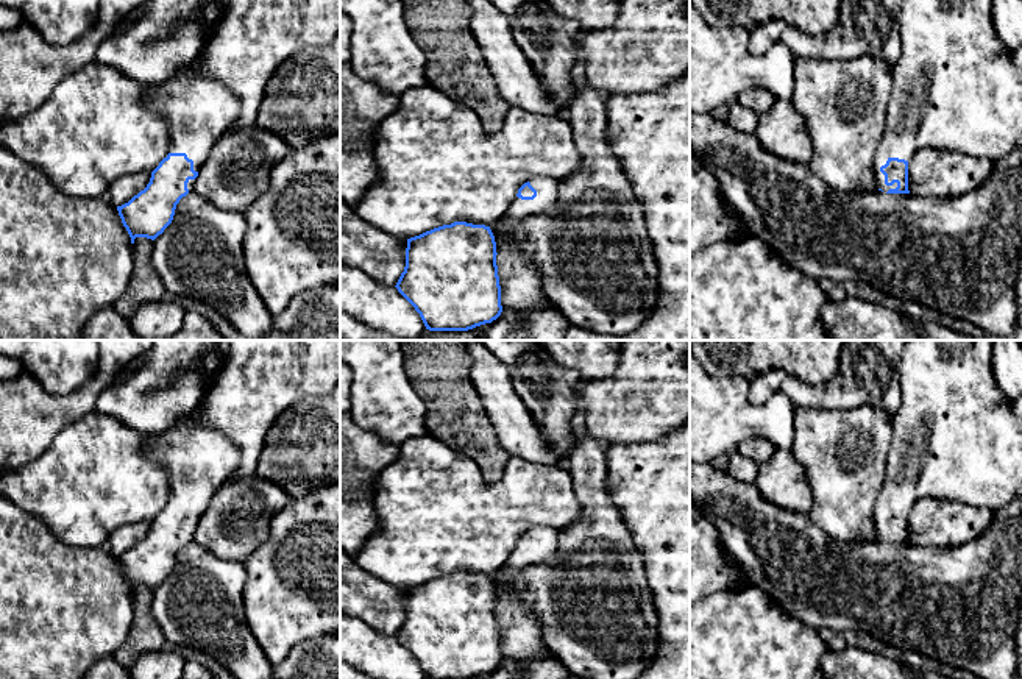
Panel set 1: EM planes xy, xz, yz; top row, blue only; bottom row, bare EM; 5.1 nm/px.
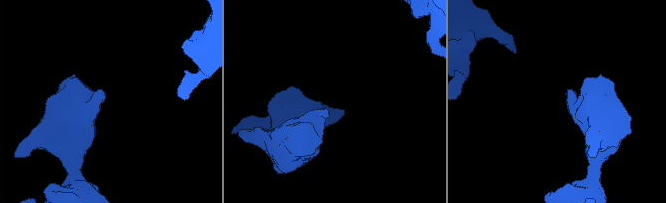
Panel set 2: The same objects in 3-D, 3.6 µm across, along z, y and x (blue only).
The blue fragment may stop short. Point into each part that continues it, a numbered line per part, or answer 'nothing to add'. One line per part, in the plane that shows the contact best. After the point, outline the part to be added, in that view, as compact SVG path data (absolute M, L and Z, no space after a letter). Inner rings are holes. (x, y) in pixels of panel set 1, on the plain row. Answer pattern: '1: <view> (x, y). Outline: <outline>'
1: xz (520, 629). Outline: M535 526L529 532L537 540L537 546L534 549L521 549L515 545L506 563L490 576L496 592L502 660L520 662L551 656L543 643L541 621L518 598L510 587L510 581L557 551L559 529Z

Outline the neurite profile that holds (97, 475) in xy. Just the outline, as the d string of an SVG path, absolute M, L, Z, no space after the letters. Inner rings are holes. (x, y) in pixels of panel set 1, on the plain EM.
M94 411L69 425L36 460L0 467L0 495L36 515L64 545L106 546L117 528L151 523L169 501L167 471L150 454L158 437Z

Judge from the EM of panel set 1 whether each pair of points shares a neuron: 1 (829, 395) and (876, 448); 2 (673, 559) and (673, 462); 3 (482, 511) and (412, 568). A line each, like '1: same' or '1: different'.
1: different
2: same
3: same

